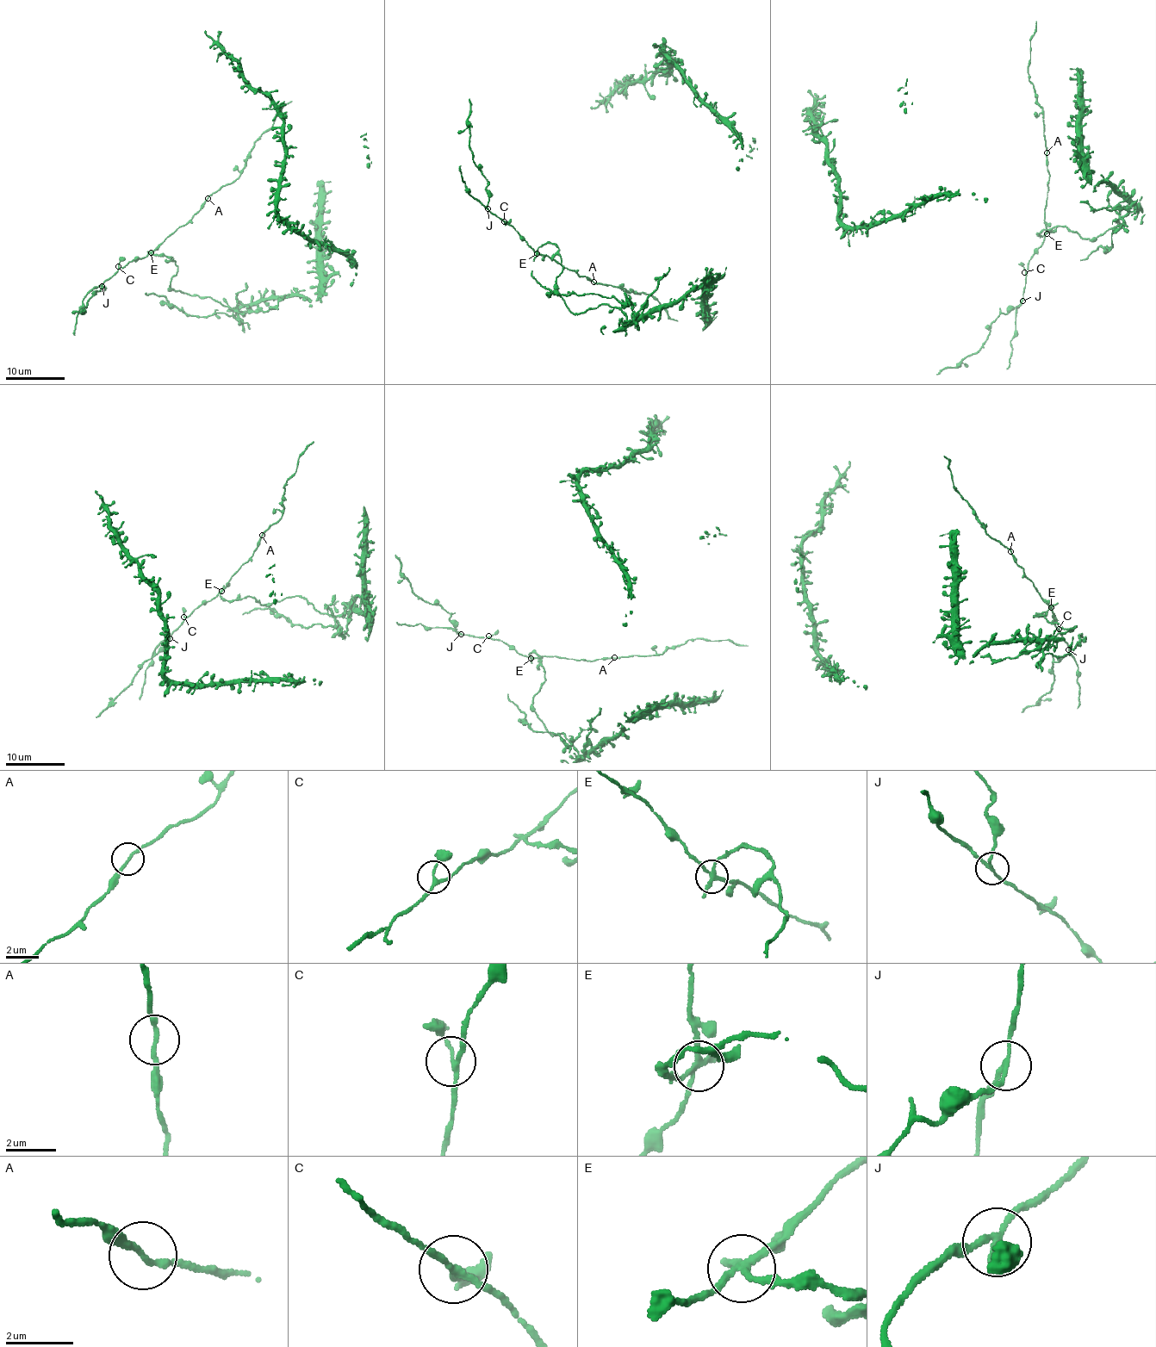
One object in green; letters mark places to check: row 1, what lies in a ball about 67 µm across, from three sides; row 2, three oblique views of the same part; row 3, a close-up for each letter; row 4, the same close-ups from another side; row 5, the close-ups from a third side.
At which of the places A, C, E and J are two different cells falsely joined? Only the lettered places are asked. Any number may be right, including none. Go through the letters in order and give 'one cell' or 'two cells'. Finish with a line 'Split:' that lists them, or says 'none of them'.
A: one cell
C: one cell
E: two cells
J: two cells
Split: E, J

